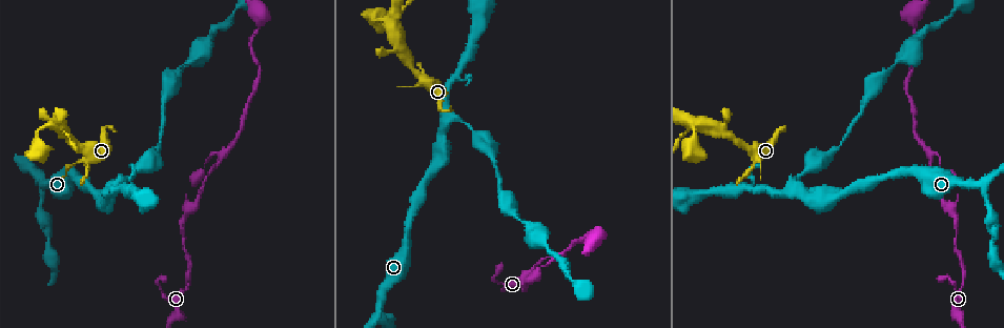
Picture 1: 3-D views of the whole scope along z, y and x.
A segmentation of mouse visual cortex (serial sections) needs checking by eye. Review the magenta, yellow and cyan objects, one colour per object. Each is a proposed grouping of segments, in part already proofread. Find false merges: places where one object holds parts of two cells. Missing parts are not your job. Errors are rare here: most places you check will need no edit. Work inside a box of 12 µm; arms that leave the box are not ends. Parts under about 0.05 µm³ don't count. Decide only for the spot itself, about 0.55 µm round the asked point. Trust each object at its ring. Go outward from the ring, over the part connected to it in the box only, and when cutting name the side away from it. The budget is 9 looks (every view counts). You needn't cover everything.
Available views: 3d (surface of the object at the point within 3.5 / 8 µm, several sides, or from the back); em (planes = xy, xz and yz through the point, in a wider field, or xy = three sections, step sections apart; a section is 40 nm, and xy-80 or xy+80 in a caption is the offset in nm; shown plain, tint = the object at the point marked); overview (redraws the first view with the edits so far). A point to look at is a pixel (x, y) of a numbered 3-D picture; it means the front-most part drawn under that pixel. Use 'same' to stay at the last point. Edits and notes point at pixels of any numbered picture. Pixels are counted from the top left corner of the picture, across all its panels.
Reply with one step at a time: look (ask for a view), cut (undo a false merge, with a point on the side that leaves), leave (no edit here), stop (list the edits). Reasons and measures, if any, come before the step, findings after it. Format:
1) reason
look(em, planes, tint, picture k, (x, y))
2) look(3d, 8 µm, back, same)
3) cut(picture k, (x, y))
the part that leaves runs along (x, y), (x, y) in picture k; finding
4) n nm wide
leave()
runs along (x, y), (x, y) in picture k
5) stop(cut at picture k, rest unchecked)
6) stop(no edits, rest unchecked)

abrupt turn
look(3d, 3.5 µm, back, picture 1, (379, 308))

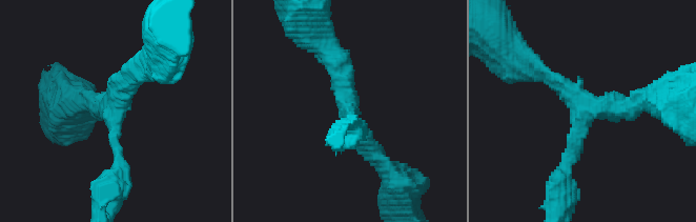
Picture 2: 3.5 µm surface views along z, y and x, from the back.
look(em, xy, step 2, tint, picture 2, (349, 107))

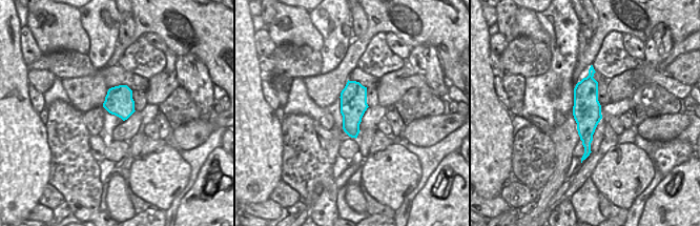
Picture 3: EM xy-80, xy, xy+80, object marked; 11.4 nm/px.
320 nm wide
leave()
runs along (591, 72), (587, 89), (587, 152) in picture 3; continuous, no second cell

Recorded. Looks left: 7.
calibre changes
look(3d, 3.5 µm, picture 1, (943, 200))

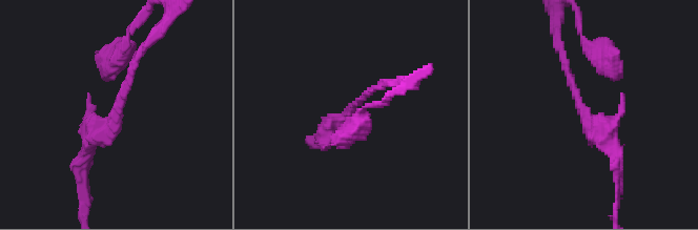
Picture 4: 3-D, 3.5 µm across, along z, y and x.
look(em, xy, step 3, tint, picture 4, (353, 111))

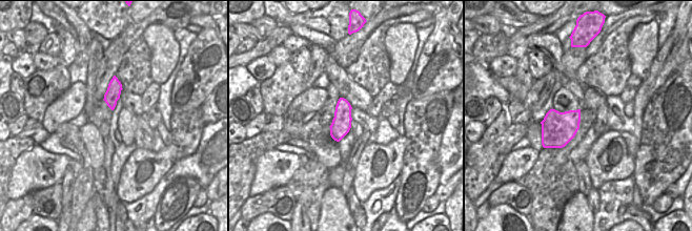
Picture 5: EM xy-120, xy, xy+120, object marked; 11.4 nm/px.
arms of 150, 200 nm
leave()
runs along (83, 161), (141, 50) in picture 4; one cell here

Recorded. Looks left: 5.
narrows sharply
look(3d, 3.5 µm, picture 1, (92, 189))

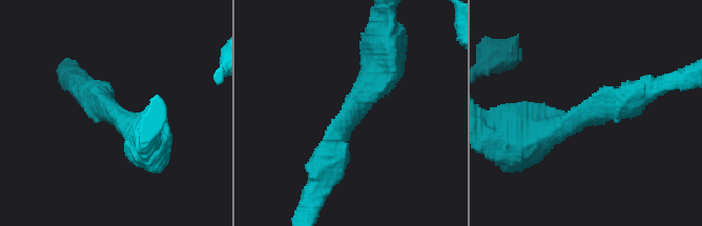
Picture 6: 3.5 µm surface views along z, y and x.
arms of 450, 450 nm
look(em, xy, step 1, tint, picture 6, (583, 115))

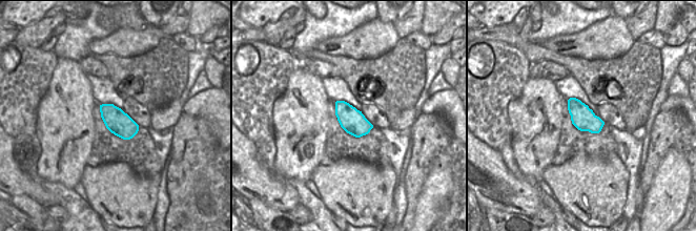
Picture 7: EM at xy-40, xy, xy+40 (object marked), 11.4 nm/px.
leave()
runs along (326, 163), (384, 56) in picture 6; all the same cell

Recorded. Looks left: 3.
a narrow waist
look(3d, 3.5 µm, picture 1, (800, 193))

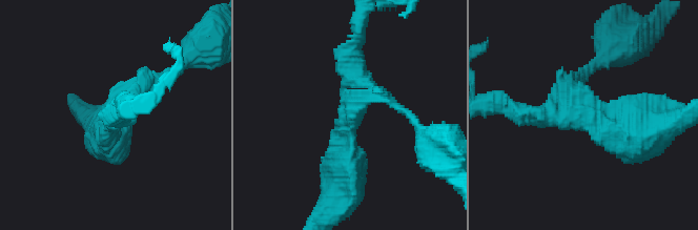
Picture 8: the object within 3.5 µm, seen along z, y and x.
3 arms; arms of 200, 300, 600 nm; shape alone is not enough
look(em, xy, step 3, tint, picture 8, (585, 109))

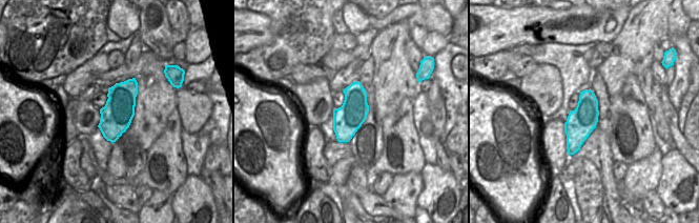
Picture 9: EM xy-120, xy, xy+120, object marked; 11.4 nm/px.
cut it another way
look(em, planes, tint, same)

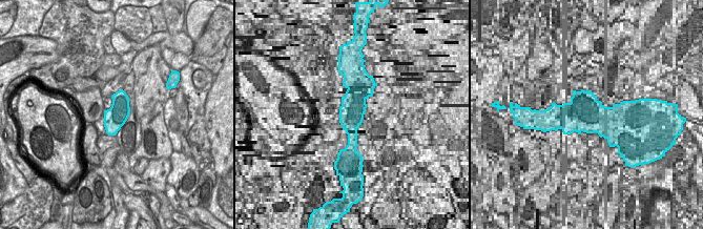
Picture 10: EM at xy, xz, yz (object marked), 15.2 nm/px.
leave()
runs along (345, 179), (348, 114), (373, 92), (396, 106) in picture 8; continuous, no second cell

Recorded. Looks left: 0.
stop(no edits, rest unchecked)

